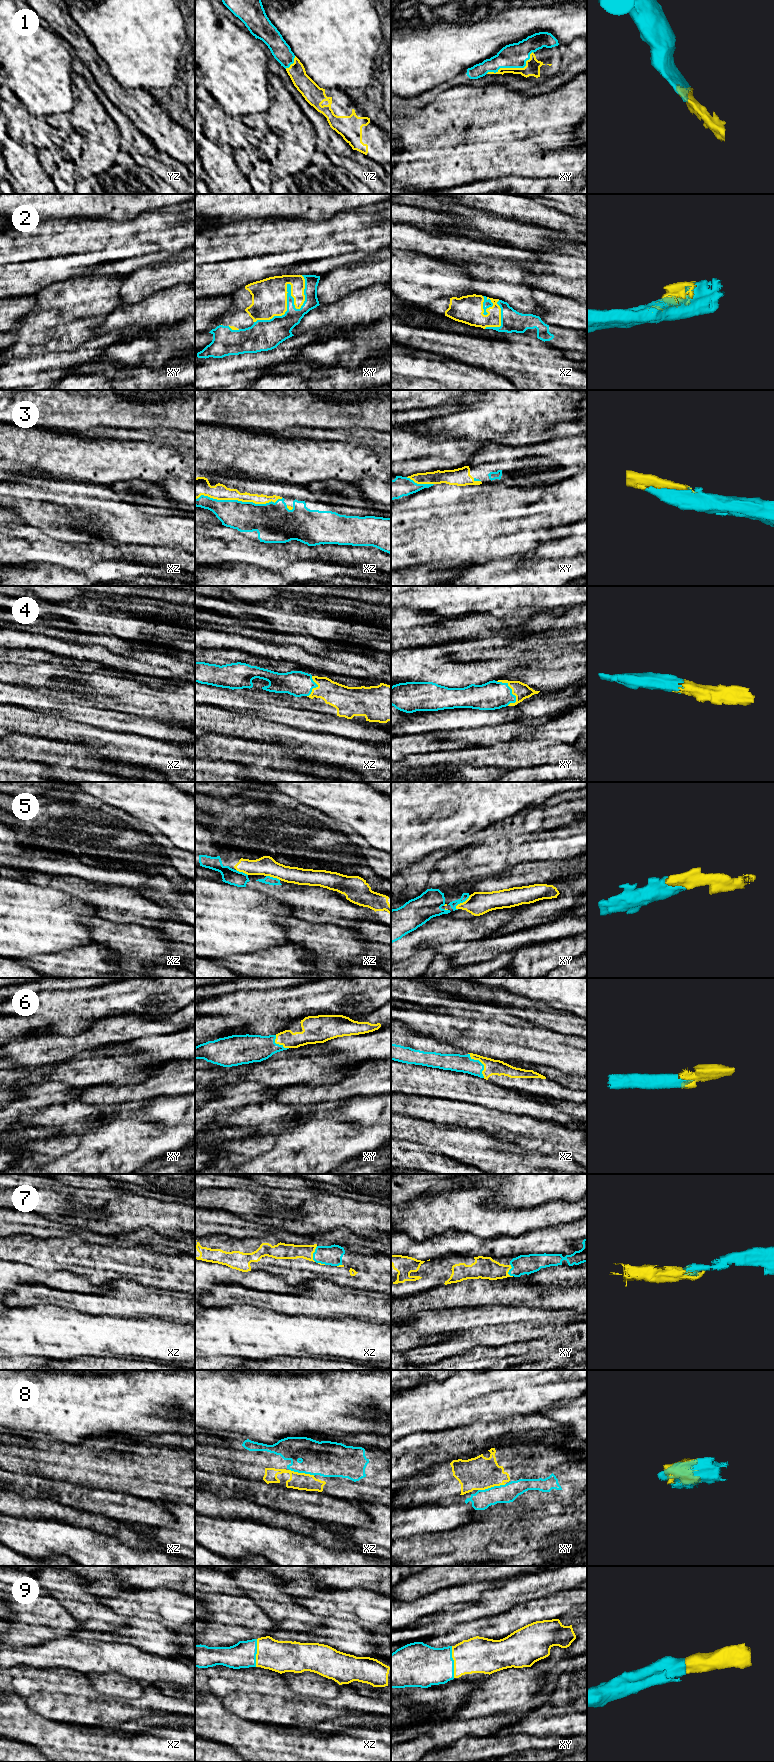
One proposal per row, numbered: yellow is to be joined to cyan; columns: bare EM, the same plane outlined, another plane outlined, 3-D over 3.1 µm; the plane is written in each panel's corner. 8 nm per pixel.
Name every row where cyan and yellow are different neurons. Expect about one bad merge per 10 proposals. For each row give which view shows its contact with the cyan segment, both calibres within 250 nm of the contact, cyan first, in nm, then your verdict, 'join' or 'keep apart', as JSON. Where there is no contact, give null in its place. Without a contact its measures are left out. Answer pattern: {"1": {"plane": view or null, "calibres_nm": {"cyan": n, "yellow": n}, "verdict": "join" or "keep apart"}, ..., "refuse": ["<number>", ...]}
{"1": {"plane": "xy", "calibres_nm": {"cyan": 200, "yellow": 120}, "verdict": "join"}, "2": {"plane": "xy", "calibres_nm": {"cyan": 120, "yellow": 280}, "verdict": "join"}, "3": {"plane": "xz", "calibres_nm": {"cyan": 240, "yellow": 130}, "verdict": "join"}, "4": {"plane": "xy", "calibres_nm": {"cyan": 220, "yellow": 130}, "verdict": "join"}, "5": {"plane": "xy", "calibres_nm": {"cyan": 60, "yellow": 190}, "verdict": "keep apart"}, "6": {"plane": "xz", "calibres_nm": {"cyan": 140, "yellow": 130}, "verdict": "join"}, "7": {"plane": "xz", "calibres_nm": {"cyan": 160, "yellow": 130}, "verdict": "join"}, "8": {"plane": "xy", "calibres_nm": {"cyan": 160, "yellow": 260}, "verdict": "join"}, "9": {"plane": "xy", "calibres_nm": {"cyan": 340, "yellow": 280}, "verdict": "join"}, "refuse": ["5"]}

